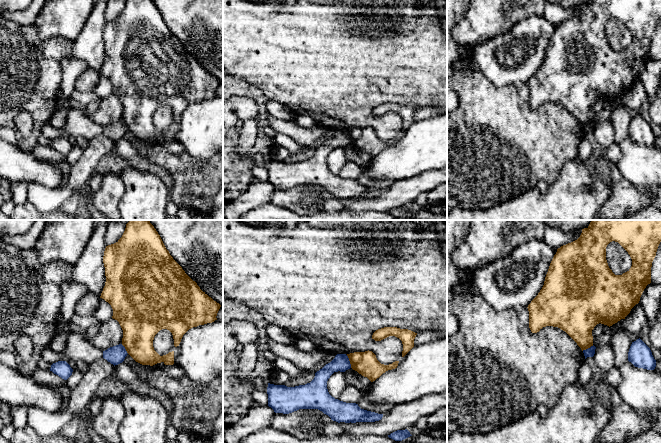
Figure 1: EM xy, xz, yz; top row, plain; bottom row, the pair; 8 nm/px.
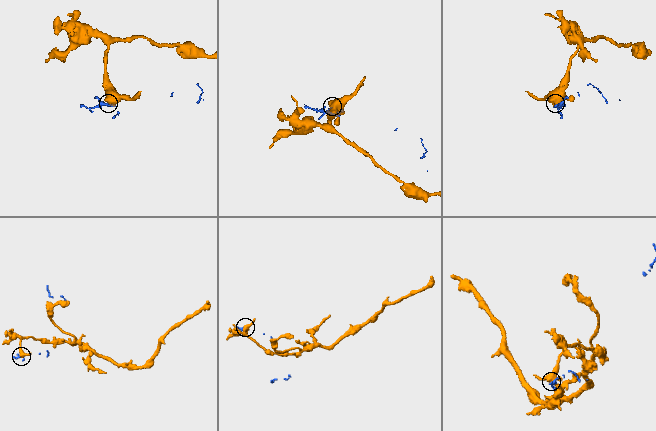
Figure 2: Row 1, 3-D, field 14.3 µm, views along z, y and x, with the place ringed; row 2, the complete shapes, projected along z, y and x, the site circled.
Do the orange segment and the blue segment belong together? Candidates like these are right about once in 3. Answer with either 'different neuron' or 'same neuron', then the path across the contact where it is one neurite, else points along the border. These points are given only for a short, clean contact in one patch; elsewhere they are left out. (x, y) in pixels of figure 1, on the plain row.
different neuron; border xz (346, 131), (351, 143)

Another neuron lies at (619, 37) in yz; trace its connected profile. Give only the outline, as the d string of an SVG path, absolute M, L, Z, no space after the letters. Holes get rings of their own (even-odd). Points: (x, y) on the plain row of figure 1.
M615 17L610 18L606 23L606 36L615 51L622 51L632 42L632 35L628 28Z

